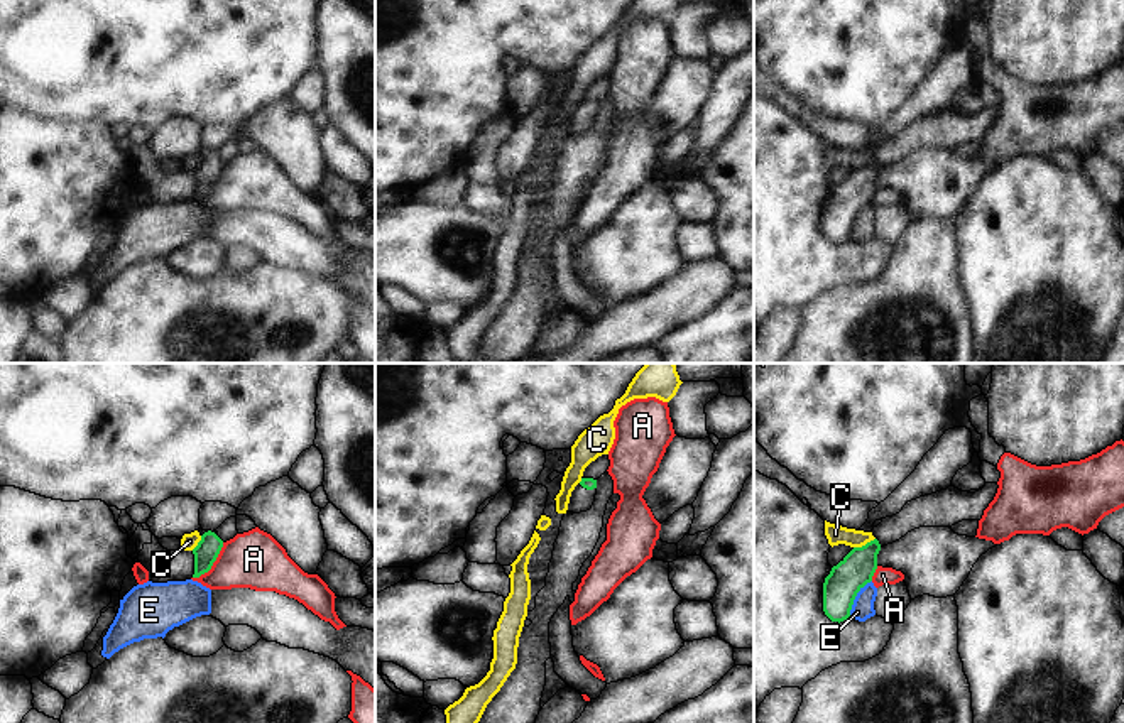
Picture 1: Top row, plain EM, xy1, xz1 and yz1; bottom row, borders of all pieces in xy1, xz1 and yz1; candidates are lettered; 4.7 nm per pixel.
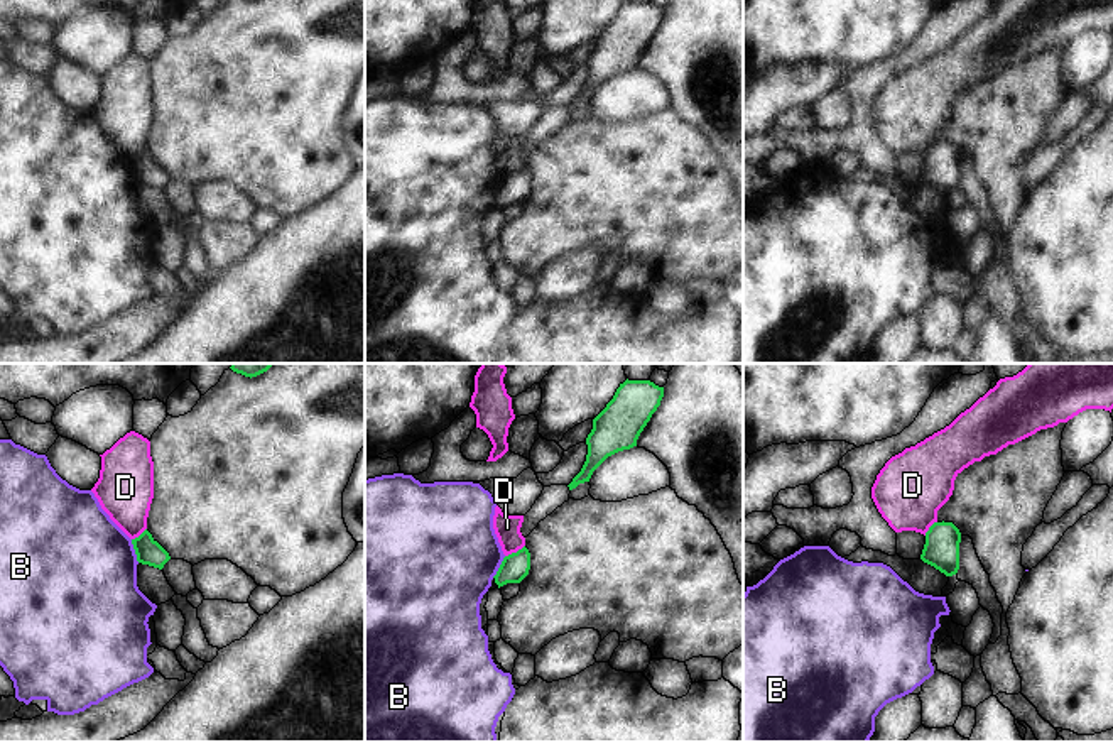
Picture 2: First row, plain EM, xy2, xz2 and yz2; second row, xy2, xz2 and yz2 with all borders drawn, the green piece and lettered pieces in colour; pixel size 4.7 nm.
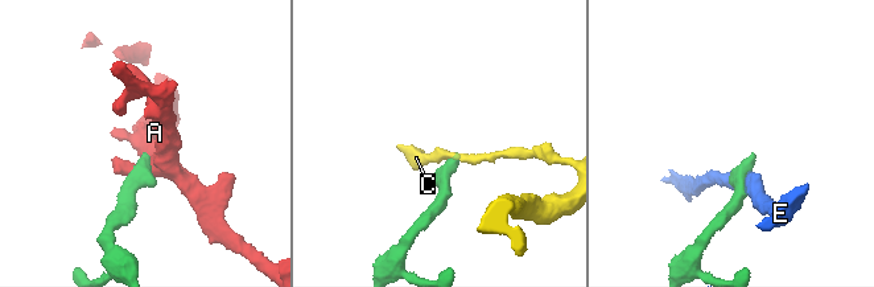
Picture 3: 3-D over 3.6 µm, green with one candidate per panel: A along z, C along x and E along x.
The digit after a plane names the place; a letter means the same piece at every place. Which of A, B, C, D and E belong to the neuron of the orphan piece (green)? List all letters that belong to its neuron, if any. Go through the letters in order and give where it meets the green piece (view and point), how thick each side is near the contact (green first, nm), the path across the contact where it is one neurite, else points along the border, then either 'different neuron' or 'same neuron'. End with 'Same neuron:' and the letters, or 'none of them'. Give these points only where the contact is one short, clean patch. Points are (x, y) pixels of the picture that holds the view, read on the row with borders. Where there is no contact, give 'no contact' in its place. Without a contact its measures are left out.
A: contact xy1 (212, 565); calibres 120 and 280 nm; border xy1 (223, 543), (213, 565), (193, 578); different neuron
B: contact xy2 (135, 551); calibres 120 and 480 nm; different neuron
C: contact yz1 (866, 544); calibres 170 and 90 nm; border yz1 (874, 538), (854, 548); different neuron
D: contact xz2 (514, 553); calibres 140 and 130 nm; border xz2 (524, 545), (505, 556); different neuron
E: contact yz1 (854, 598); calibres 170 and 110 nm; different neuron
Same neuron: none of them

